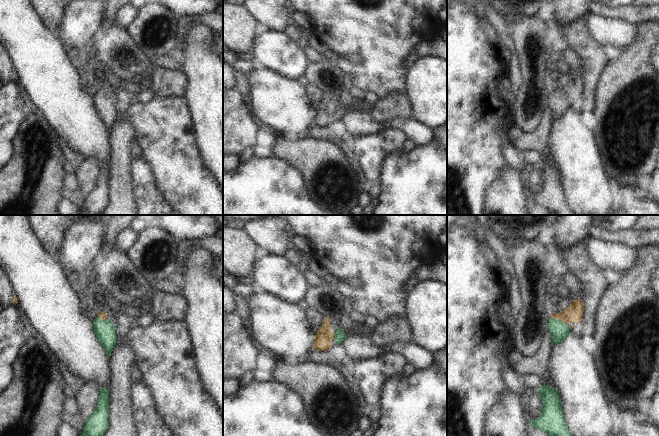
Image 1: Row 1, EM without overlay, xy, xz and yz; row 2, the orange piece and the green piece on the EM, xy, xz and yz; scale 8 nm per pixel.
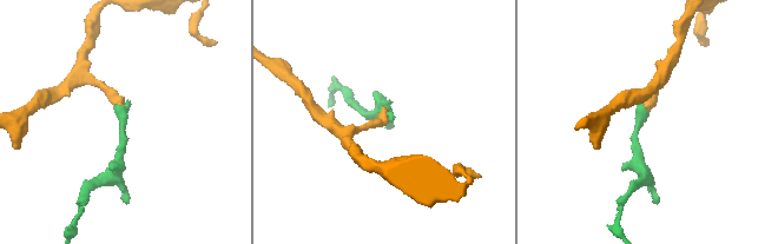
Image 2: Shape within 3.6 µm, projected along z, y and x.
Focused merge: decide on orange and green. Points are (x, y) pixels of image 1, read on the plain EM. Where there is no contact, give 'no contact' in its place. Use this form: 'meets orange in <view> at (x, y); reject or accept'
meets orange in yz at (558, 94); accept

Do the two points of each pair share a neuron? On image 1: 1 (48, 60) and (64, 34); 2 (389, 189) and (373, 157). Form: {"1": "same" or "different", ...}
{"1": "different", "2": "different"}

